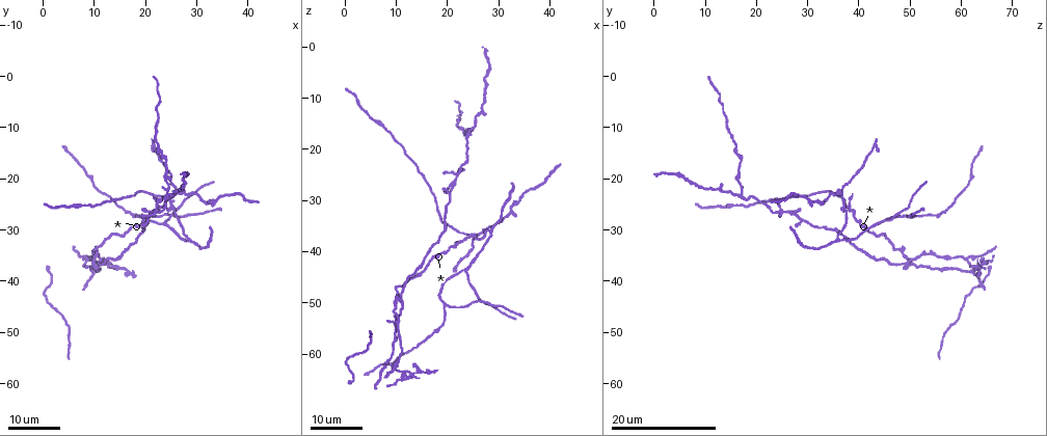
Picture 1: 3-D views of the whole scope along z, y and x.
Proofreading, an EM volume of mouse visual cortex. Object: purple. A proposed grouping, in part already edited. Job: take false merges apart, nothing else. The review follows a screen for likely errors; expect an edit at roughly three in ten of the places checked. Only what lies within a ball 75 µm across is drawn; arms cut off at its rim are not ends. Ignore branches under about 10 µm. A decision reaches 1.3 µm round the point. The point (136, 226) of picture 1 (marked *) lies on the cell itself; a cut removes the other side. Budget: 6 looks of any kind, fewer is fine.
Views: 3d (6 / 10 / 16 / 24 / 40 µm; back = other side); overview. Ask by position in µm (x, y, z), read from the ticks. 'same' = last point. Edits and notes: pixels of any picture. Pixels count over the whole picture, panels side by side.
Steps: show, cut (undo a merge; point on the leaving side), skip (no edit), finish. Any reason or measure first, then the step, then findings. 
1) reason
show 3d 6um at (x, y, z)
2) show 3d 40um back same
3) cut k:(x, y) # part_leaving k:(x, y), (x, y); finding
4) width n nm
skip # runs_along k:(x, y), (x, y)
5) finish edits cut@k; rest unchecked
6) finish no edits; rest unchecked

two arms in line, one across
show 3d 24um at (22.0, 26.5, 38.0)

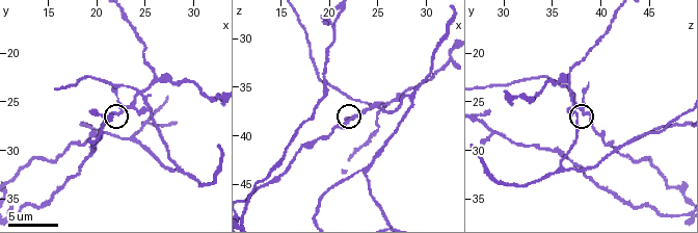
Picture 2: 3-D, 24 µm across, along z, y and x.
zoom in
show 3d 6um at (21.8, 26.2, 38.2)

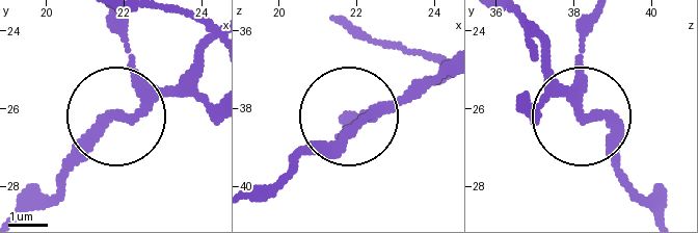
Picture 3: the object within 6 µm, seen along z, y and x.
show 3d 6um back at (22.05, 26.20, 38.40)

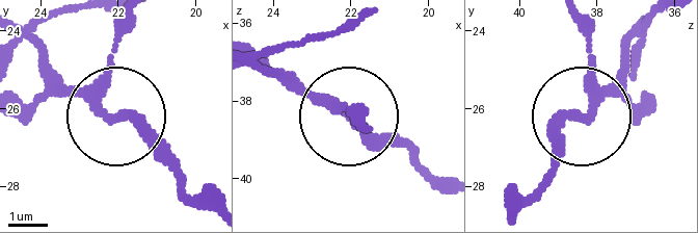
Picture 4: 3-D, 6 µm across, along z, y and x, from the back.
width 210 nm
skip # runs_along 4:(515, 213), (544, 177), (561, 128), (627, 71); one cell here

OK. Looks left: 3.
branch point
show 3d 24um at (11.5, 37.0, 49.0)

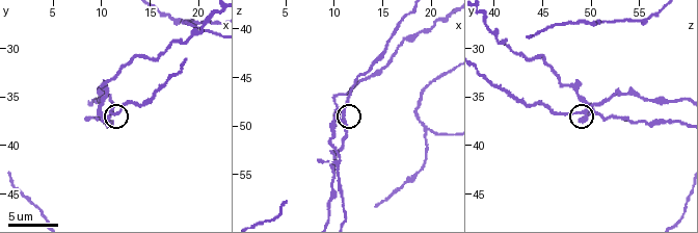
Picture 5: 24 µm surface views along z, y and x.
zoom in
show 3d 10um at (10.8, 36.6, 49.4)

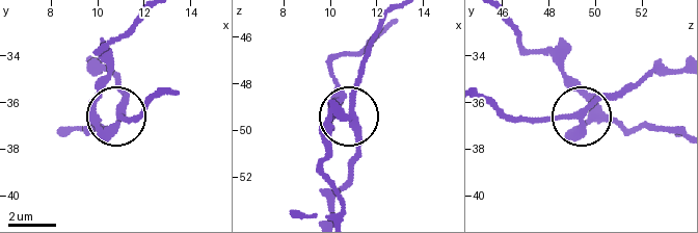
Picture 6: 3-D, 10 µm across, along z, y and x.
cut 6:(125, 121) # part_leaving 6:(106, 135), (117, 120), (135, 120), (165, 96); two cells meet here

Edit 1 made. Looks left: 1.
narrows sharply
show 3d 6um at (10.6, 37.4, 55.2)

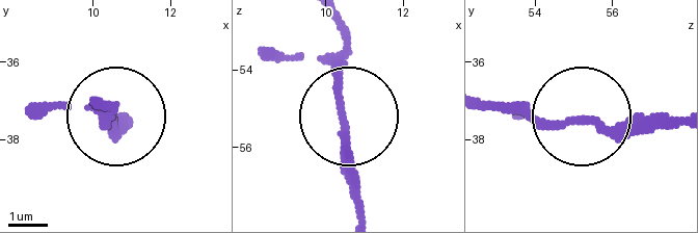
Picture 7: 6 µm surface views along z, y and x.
skip # one cell here

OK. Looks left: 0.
finish edits cut@6; rest unchecked

